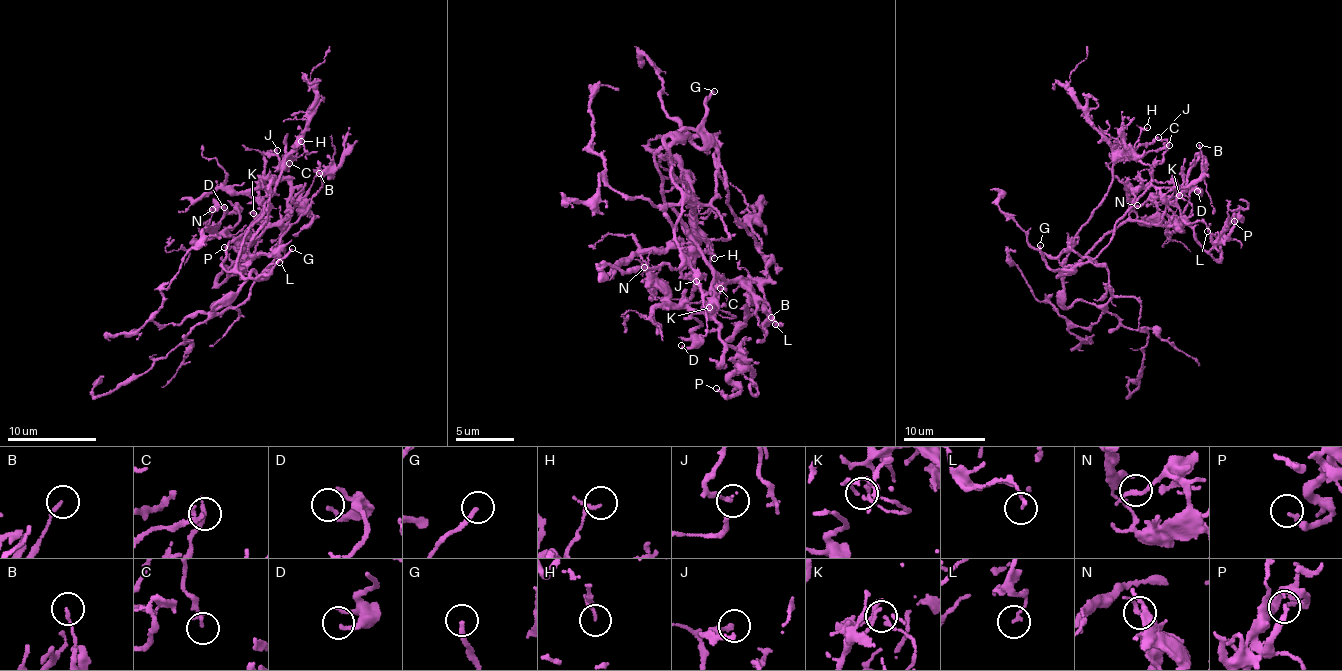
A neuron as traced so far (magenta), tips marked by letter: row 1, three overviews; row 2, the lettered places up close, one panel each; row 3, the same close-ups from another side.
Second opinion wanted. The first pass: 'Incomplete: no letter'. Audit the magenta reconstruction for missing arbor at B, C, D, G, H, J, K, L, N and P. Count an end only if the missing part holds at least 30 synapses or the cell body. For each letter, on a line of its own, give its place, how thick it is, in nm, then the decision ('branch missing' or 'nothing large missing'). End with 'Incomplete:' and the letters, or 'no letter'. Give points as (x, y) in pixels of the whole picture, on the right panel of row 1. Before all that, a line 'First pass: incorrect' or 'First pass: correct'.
First pass: incorrect
B: place (1199, 145); calibre 130 nm; nothing large missing
C: place (1169, 145); calibre 190 nm; nothing large missing
D: place (1197, 191); calibre 200 nm; nothing large missing
G: place (1040, 245); calibre 190 nm; branch missing
H: place (1147, 127); calibre 120 nm; nothing large missing
J: place (1158, 137); calibre 200 nm; nothing large missing
K: place (1179, 195); calibre 110 nm; nothing large missing
L: place (1207, 231); calibre 140 nm; nothing large missing
N: place (1137, 205); calibre 160 nm; nothing large missing
P: place (1234, 221); calibre 200 nm; nothing large missing
Incomplete: G

